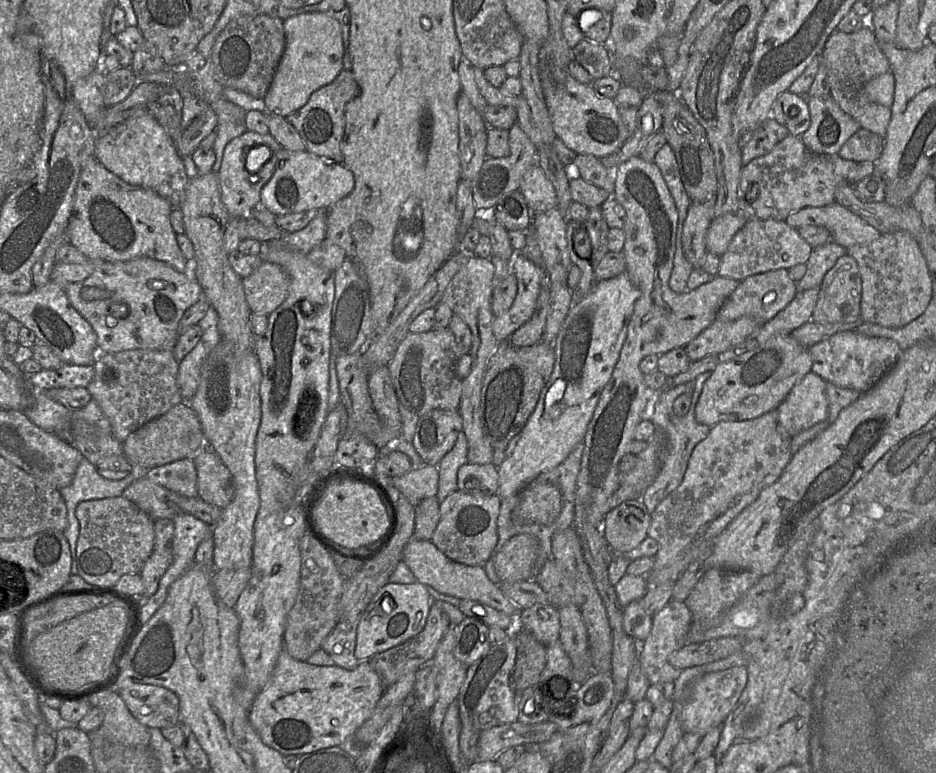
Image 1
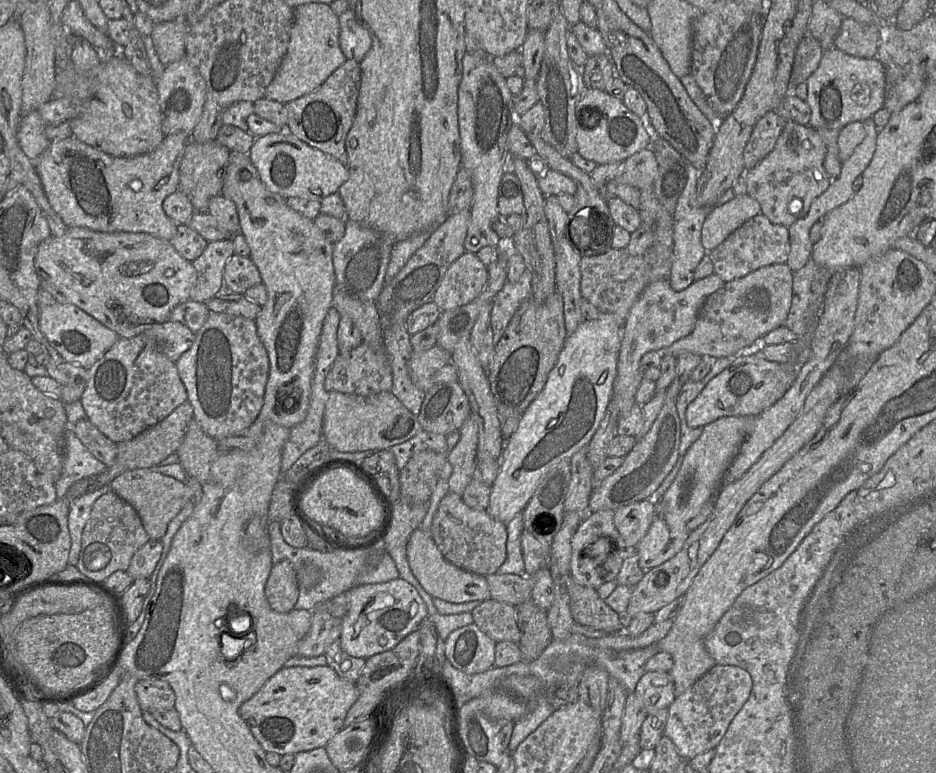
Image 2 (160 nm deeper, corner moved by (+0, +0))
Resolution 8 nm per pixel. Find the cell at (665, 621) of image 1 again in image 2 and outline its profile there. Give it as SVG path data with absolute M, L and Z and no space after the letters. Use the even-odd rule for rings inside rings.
M647 671L639 679L634 693L643 703L647 714L669 708L675 700L673 678L666 671Z

